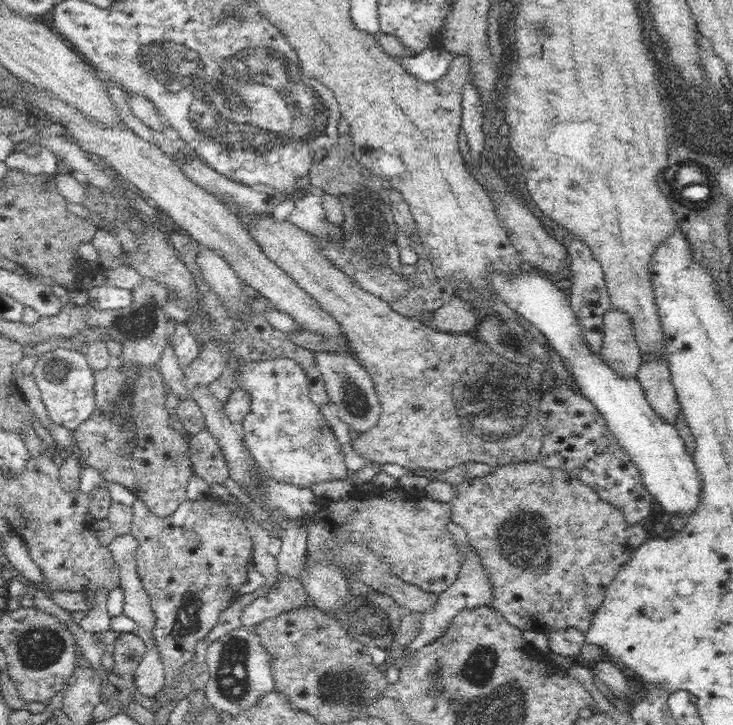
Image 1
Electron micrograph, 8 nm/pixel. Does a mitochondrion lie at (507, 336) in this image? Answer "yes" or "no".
yes

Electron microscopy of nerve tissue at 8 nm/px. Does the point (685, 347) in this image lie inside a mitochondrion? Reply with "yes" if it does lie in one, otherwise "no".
no

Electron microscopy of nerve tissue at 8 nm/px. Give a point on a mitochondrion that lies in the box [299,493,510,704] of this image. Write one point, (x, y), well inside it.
(363, 619)

